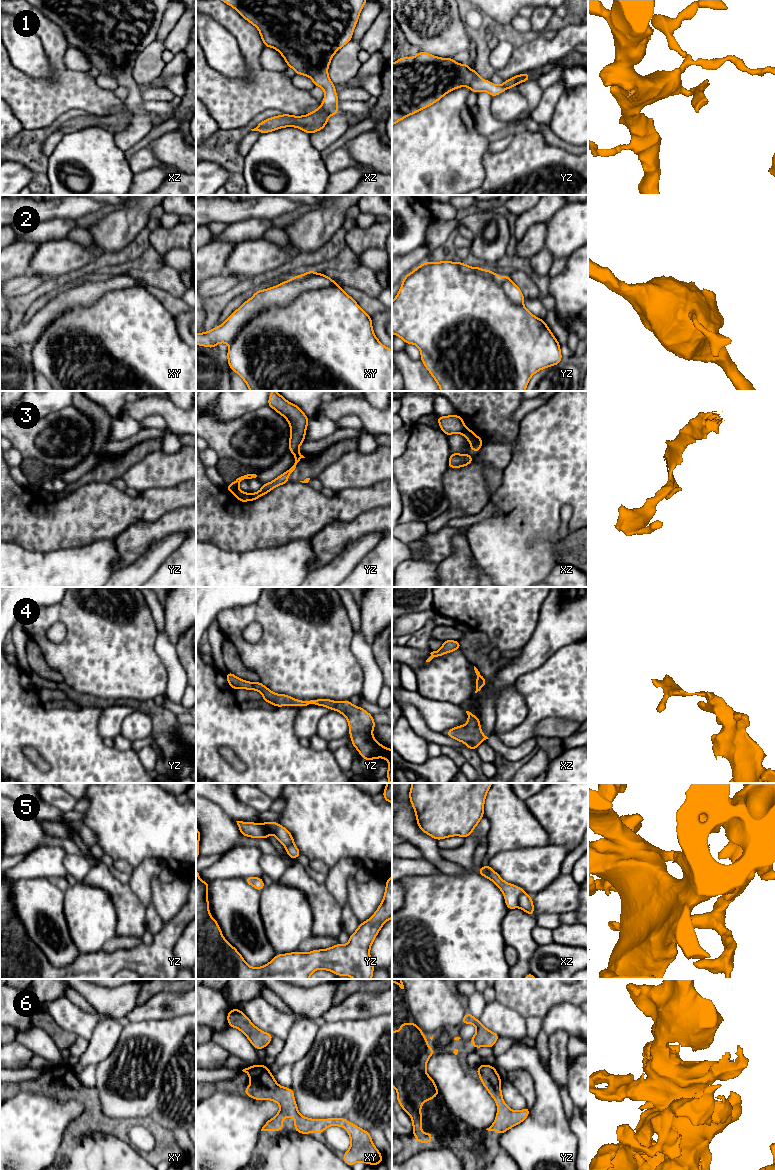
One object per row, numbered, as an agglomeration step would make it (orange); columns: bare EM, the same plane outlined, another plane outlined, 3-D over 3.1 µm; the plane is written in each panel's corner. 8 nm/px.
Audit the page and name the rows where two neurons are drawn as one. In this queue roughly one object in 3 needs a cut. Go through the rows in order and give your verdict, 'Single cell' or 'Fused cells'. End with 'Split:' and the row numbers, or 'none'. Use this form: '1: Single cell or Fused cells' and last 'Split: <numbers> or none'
1: Fused cells
2: Fused cells
3: Fused cells
4: Single cell
5: Fused cells
6: Single cell
Split: 1, 2, 3, 5

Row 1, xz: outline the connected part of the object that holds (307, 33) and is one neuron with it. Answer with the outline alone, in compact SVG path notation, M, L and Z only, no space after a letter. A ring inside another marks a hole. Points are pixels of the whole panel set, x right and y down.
M220 0L227 5L233 7L246 21L254 25L260 33L261 39L265 47L271 47L276 49L284 58L287 63L287 67L291 67L295 70L295 74L305 75L312 79L314 86L318 86L324 89L324 99L322 105L324 109L333 115L337 115L338 110L338 96L335 91L336 86L332 83L328 75L328 67L334 56L334 54L342 48L345 44L352 40L353 31L359 19L361 10L363 9L366 0Z

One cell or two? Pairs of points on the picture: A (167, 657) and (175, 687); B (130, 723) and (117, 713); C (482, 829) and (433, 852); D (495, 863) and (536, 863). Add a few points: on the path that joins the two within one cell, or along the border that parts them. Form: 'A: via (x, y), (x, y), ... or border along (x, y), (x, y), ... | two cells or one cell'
A: via (172, 664), (175, 669), (175, 680) | one cell
B: border along (135, 710), (123, 720), (120, 734) | two cells
C: border along (438, 849), (438, 852), (444, 858), (457, 864) | two cells
D: via (505, 863), (526, 863) | one cell

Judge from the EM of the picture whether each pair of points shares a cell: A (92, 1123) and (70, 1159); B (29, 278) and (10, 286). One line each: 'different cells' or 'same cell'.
A: same cell
B: same cell

